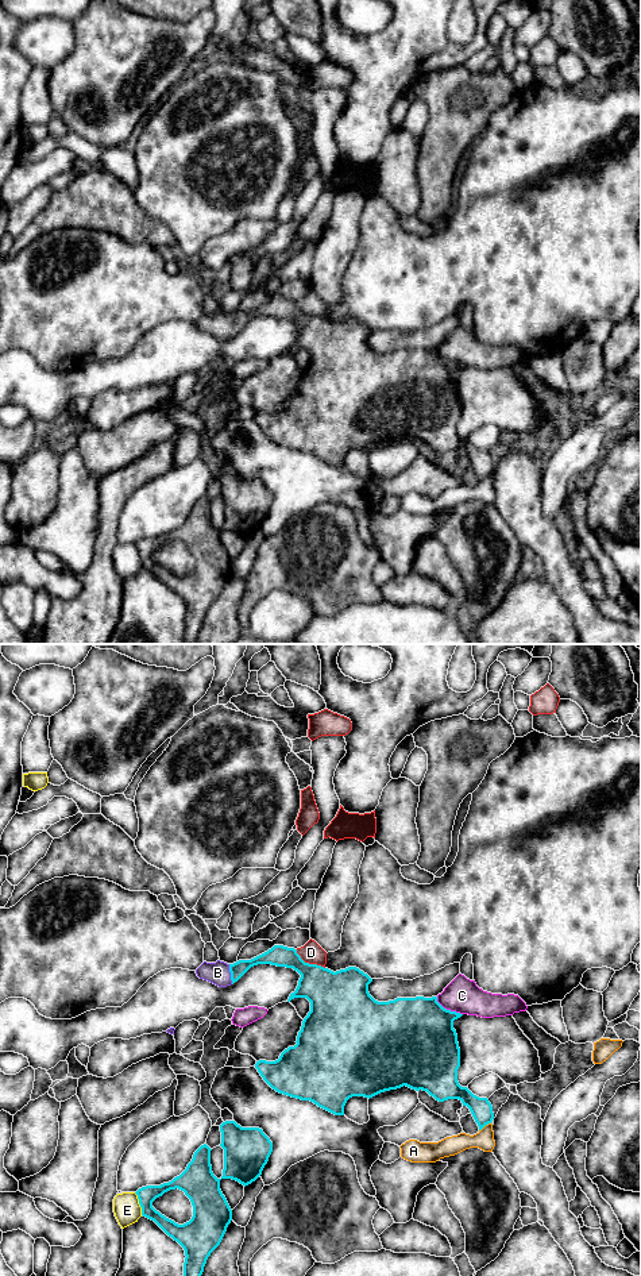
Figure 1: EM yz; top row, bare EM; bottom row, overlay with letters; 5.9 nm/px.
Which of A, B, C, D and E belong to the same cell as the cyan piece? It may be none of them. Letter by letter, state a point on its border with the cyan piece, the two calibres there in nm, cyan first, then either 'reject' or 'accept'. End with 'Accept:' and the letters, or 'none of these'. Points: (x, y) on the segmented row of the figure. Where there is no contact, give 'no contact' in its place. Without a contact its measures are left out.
A: yz (485, 1125) | 130/120 nm | reject
B: yz (231, 974) | 90/130 nm | accept
C: yz (448, 1010) | 460/200 nm | reject
D: yz (308, 963) | 280/120 nm | reject
E: yz (139, 1203) | 110/160 nm | reject
Accept: B

